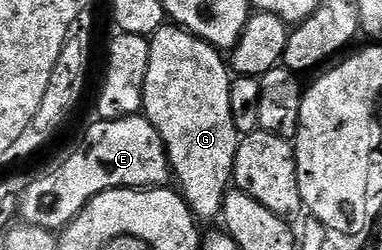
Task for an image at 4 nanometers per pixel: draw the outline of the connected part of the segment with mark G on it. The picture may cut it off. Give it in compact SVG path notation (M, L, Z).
M171 22L150 37L150 62L144 83L143 115L158 130L172 163L172 174L197 221L212 220L224 211L224 195L233 183L232 171L241 135L230 114L233 77L219 51L202 38Z

